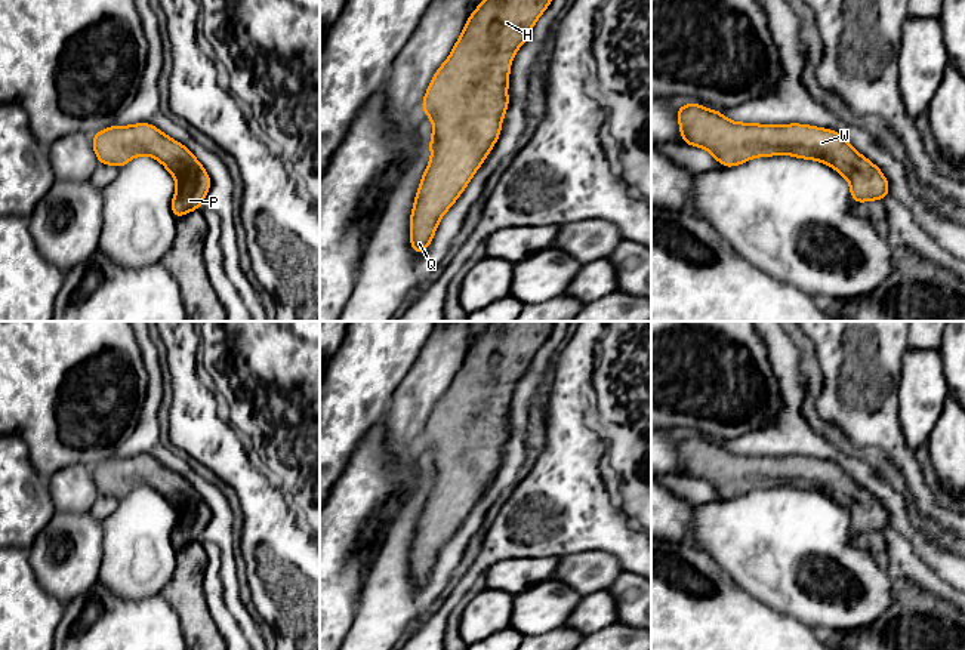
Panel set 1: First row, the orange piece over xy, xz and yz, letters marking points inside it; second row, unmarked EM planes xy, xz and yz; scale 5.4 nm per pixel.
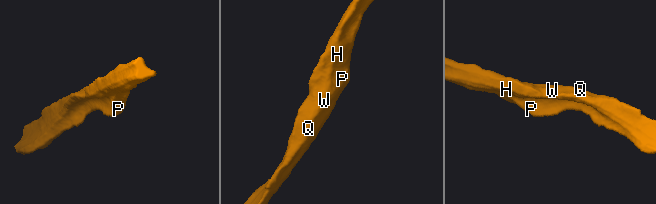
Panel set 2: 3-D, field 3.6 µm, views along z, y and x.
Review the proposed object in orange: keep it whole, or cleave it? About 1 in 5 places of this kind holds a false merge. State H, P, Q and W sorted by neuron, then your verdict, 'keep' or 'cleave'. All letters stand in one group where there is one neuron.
groups H P Q W; keep

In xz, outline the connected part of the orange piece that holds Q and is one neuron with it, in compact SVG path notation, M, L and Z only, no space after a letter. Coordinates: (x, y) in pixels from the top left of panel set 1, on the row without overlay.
M491 321L471 345L447 392L437 401L422 434L434 453L431 493L417 520L410 548L410 574L423 585L443 546L453 537L494 478L508 441L509 400L515 383L554 330L554 321Z

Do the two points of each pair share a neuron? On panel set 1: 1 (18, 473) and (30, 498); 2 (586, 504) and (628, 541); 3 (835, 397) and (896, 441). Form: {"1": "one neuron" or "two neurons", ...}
{"1": "one neuron", "2": "one neuron", "3": "one neuron"}

